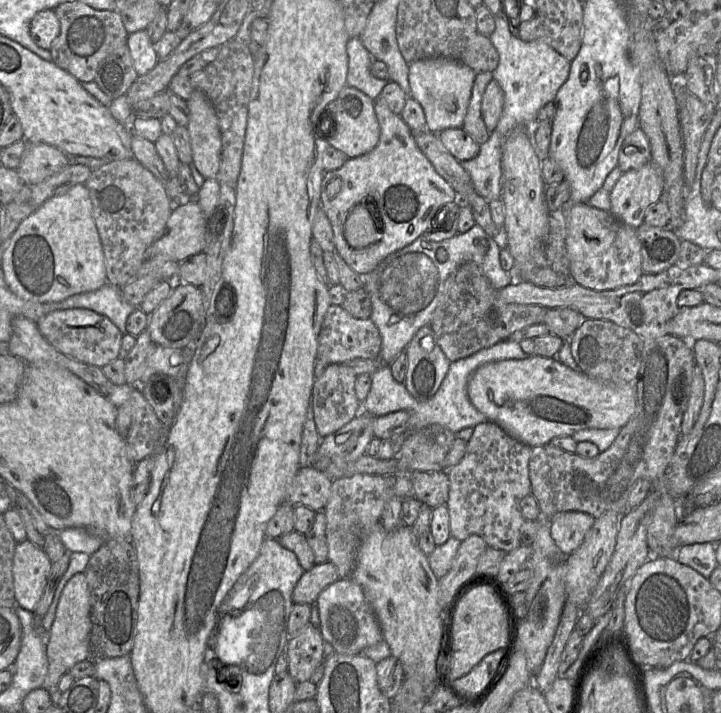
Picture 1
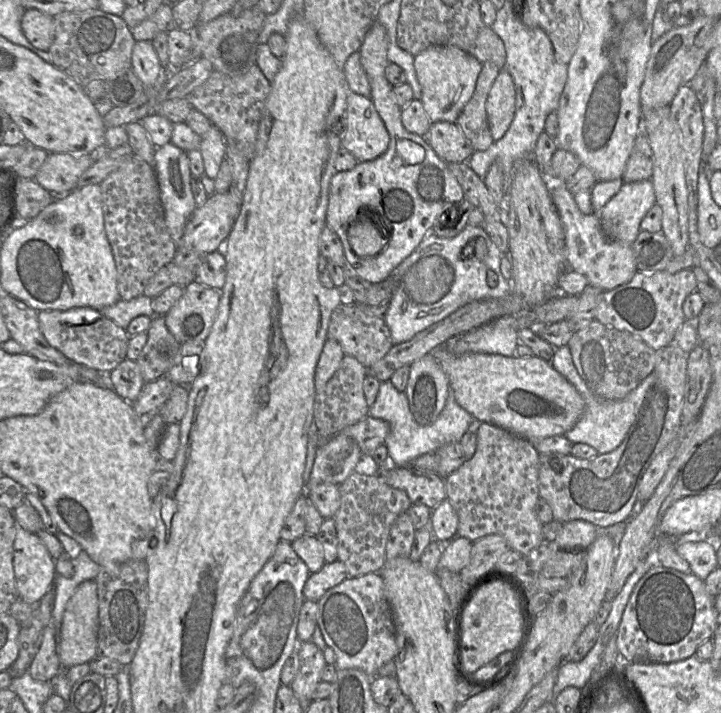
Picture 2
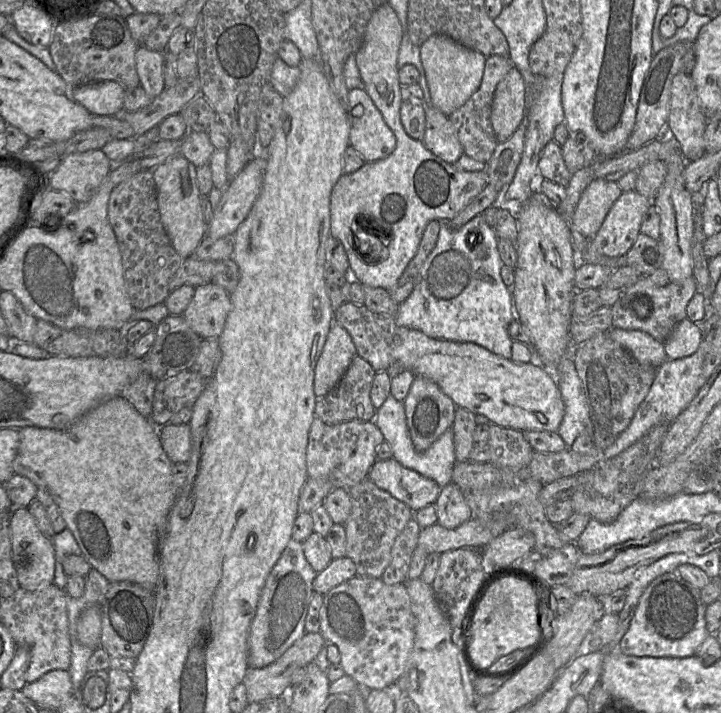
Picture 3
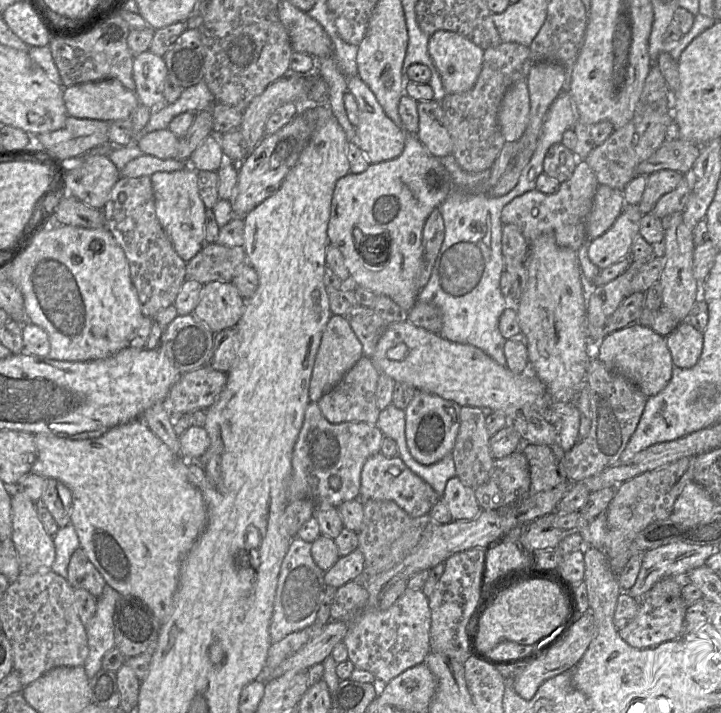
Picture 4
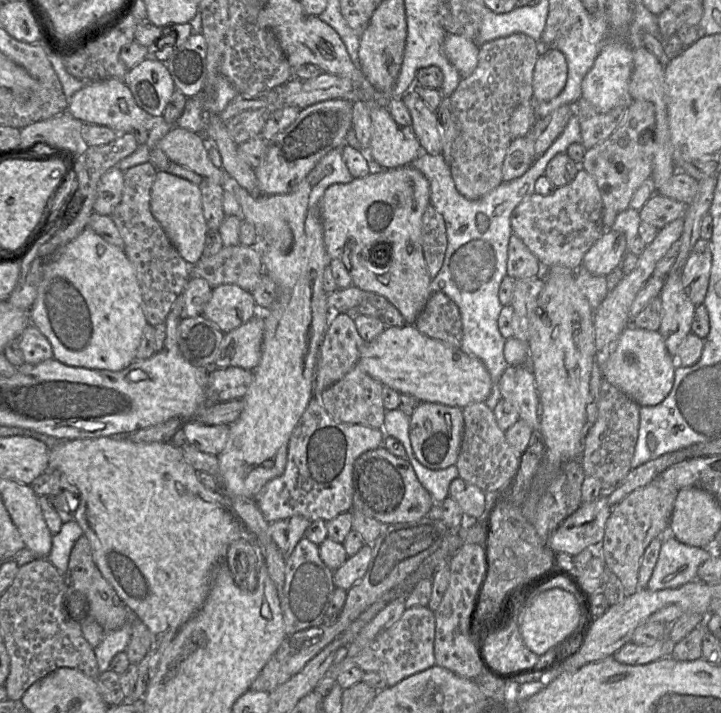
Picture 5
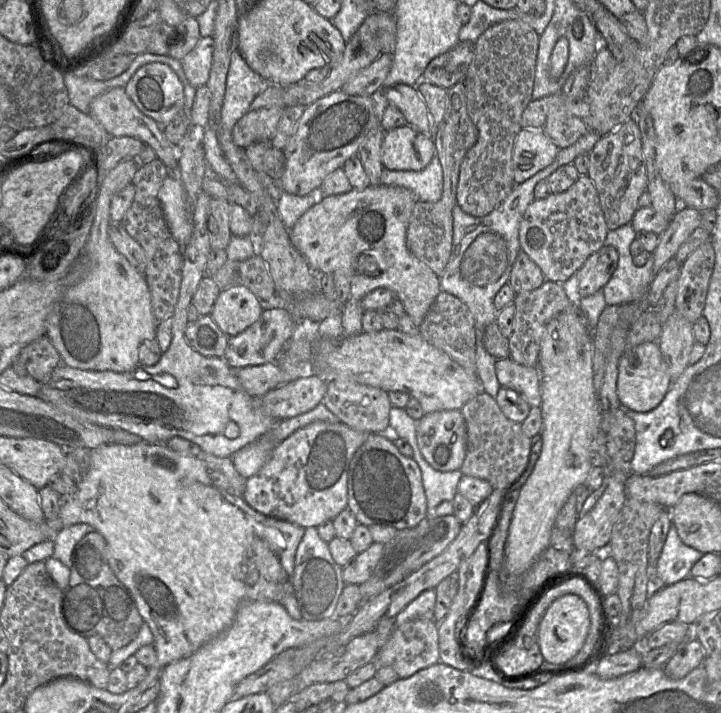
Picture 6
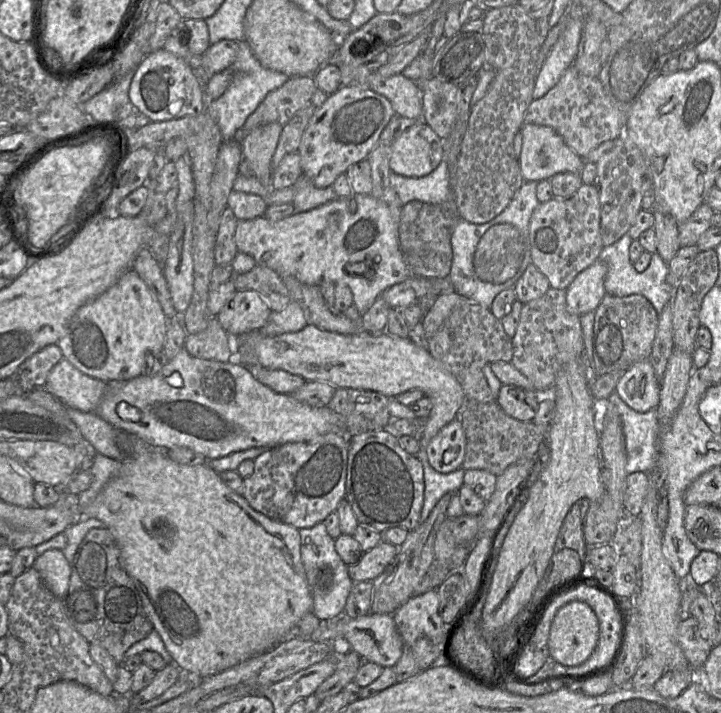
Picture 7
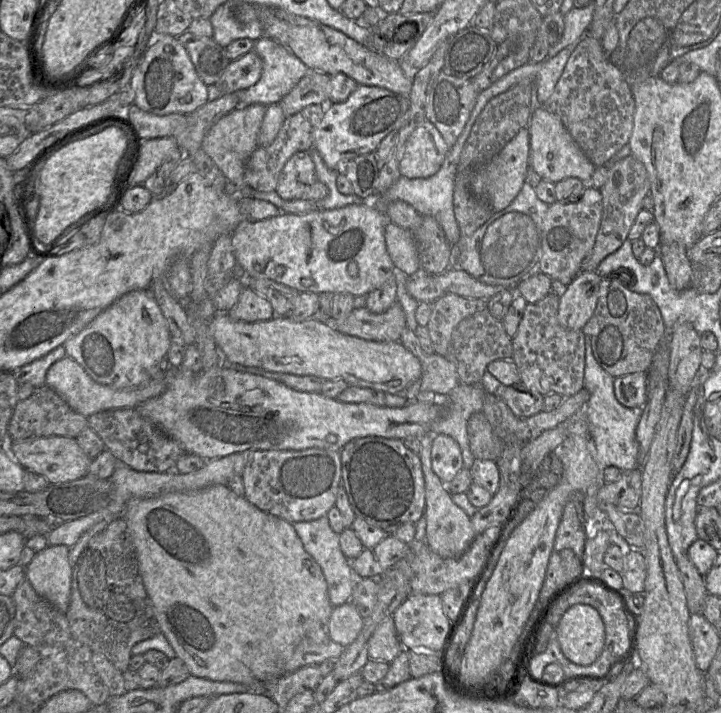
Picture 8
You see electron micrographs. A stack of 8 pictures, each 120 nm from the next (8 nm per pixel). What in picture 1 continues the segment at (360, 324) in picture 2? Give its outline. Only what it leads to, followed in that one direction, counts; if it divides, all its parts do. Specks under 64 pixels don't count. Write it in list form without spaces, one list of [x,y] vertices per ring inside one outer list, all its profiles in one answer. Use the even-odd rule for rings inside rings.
[[[330,305],[326,311],[319,335],[317,360],[326,365],[343,363],[352,359],[377,359],[381,351],[382,339],[376,325],[368,319],[358,319],[341,306]]]

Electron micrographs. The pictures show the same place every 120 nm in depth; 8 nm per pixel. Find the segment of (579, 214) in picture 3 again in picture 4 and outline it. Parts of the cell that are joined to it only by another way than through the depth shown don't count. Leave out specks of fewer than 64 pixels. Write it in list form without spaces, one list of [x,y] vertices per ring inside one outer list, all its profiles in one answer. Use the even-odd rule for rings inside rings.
[[[598,185],[586,222],[588,241],[604,234],[621,214],[623,206],[623,191]]]

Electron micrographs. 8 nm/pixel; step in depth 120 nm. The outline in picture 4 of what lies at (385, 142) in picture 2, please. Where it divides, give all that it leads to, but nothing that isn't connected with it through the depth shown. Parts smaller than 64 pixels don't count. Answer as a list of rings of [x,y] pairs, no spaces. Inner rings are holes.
[[[358,75],[347,78],[347,90],[355,97],[359,108],[359,121],[357,126],[355,126],[356,135],[354,137],[354,141],[348,142],[354,142],[363,151],[370,163],[380,163],[398,157],[404,150],[407,131],[404,128],[398,127],[387,116],[373,92]]]

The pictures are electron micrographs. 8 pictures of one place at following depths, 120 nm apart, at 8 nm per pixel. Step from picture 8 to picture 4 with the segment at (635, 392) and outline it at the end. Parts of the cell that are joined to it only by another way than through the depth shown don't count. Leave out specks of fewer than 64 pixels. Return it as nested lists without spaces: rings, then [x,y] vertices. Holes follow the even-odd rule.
[[[639,323],[605,335],[598,345],[598,357],[609,370],[623,375],[648,397],[667,386],[674,366],[666,337]]]

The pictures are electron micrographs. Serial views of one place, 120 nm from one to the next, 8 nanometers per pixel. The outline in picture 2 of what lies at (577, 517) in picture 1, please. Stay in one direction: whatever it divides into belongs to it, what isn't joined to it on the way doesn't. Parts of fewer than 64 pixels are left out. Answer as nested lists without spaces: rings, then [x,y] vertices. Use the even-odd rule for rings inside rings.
[[[575,519],[564,522],[553,544],[562,550],[583,550],[597,536],[597,526],[591,522]]]

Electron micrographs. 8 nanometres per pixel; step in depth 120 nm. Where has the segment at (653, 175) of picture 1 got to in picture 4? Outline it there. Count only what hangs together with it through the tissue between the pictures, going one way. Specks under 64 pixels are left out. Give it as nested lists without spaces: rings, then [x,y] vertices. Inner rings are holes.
[[[625,204],[613,225],[601,236],[588,241],[591,262],[604,269],[629,256],[632,242],[639,234],[642,216],[639,205]]]

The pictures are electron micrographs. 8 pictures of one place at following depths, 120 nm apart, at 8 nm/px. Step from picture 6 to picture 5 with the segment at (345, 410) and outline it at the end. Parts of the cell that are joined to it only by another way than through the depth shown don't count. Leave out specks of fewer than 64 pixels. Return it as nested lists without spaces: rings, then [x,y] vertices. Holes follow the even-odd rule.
[[[357,363],[343,378],[326,388],[320,401],[336,422],[360,424],[383,430],[385,408],[382,398],[383,384],[367,374]]]

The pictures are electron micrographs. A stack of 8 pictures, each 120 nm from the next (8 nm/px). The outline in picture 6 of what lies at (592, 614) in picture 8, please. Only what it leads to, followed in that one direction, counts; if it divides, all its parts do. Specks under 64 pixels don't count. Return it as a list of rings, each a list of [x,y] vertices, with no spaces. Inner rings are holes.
[[[575,594],[559,597],[548,608],[538,627],[537,639],[544,660],[565,664],[573,659],[583,647],[589,627],[589,610],[584,600]]]

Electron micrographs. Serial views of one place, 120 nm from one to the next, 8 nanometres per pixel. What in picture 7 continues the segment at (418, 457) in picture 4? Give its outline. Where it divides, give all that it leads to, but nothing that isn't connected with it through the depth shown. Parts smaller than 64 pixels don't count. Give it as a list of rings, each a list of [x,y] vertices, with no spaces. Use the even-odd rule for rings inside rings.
[[[459,417],[444,426],[429,442],[426,453],[432,468],[447,474],[462,468],[466,436]]]

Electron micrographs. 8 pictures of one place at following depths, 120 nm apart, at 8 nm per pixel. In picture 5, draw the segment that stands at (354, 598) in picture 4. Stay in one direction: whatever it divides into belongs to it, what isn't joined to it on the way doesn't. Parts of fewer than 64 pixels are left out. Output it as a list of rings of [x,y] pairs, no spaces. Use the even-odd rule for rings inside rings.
[[[413,606],[404,610],[400,619],[380,633],[356,657],[355,664],[364,672],[376,672],[386,681],[387,687],[394,686],[401,680],[424,671],[435,665],[434,657],[435,617],[428,606]]]

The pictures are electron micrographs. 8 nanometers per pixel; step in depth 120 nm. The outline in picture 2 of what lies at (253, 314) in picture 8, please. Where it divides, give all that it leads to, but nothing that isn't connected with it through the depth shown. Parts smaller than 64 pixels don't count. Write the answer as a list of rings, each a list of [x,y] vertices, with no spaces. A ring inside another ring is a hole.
[[[198,282],[184,287],[183,295],[164,315],[165,324],[174,338],[180,343],[202,342],[211,332],[217,318],[220,292]]]

